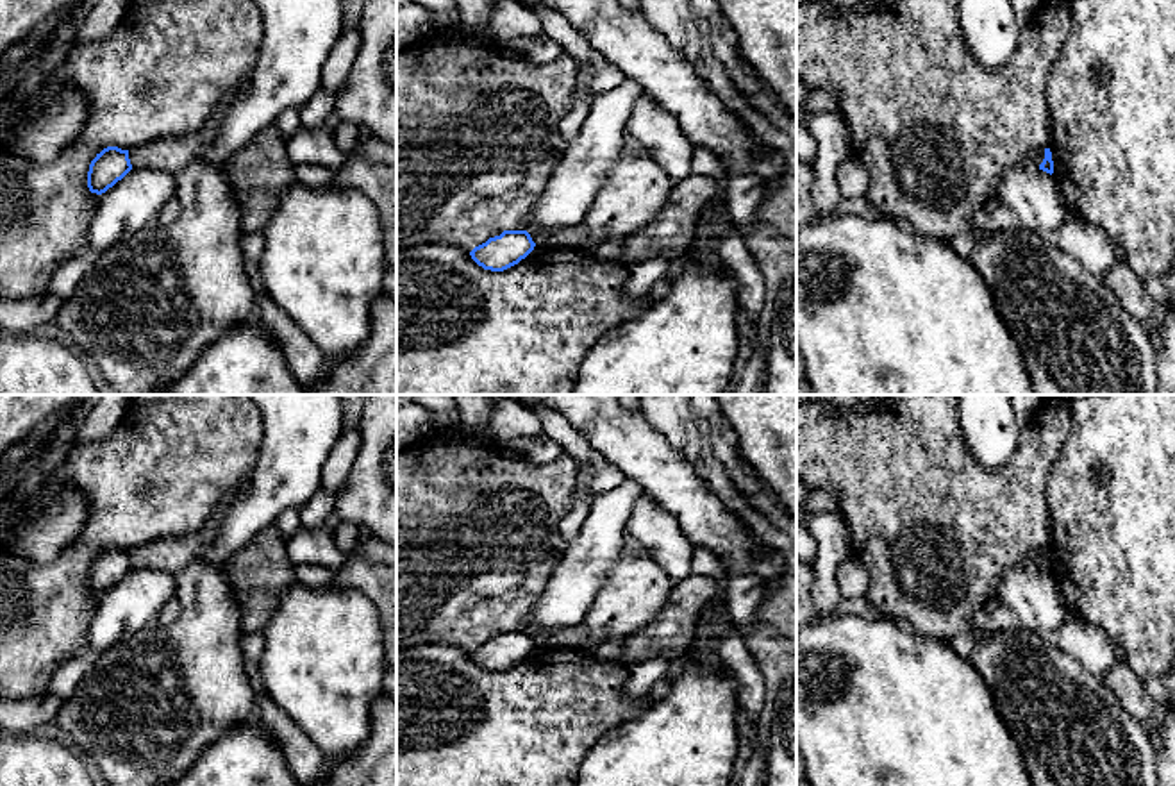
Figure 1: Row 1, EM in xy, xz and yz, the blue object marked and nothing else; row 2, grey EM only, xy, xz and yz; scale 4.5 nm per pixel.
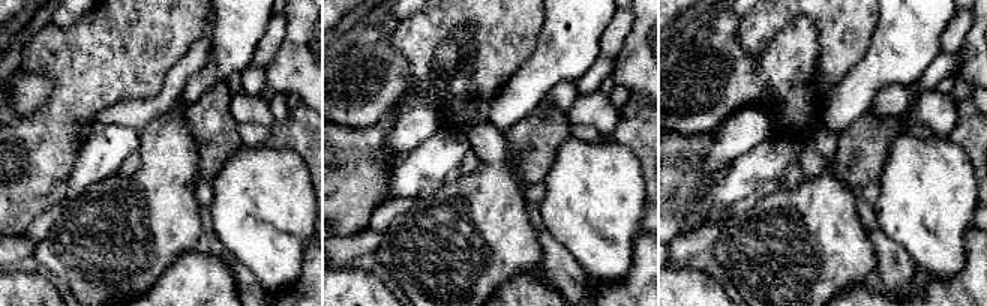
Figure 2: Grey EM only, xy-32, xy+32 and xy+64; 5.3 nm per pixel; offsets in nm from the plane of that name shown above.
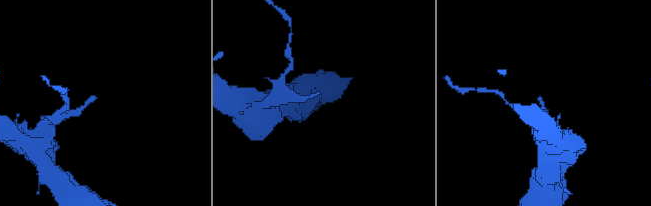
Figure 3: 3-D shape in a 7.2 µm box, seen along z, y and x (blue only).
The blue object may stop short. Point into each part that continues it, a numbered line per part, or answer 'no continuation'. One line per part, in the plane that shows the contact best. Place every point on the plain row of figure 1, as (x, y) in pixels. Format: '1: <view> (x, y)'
no continuation

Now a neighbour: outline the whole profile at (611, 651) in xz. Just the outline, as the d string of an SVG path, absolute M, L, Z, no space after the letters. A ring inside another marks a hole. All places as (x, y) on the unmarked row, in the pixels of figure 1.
M609 640L593 652L593 657L604 661L623 661L623 643L625 640Z

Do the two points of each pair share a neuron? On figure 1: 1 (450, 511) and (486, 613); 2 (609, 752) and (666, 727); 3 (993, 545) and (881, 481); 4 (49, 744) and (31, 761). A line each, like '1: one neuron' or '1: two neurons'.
1: one neuron
2: one neuron
3: one neuron
4: one neuron

